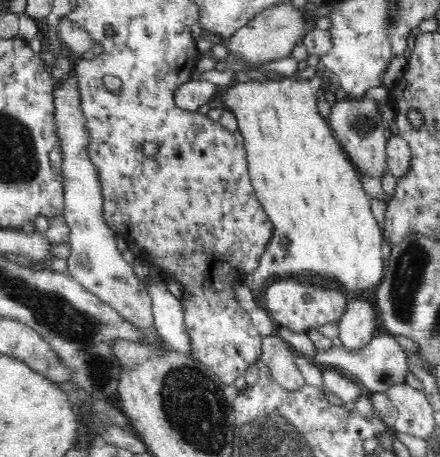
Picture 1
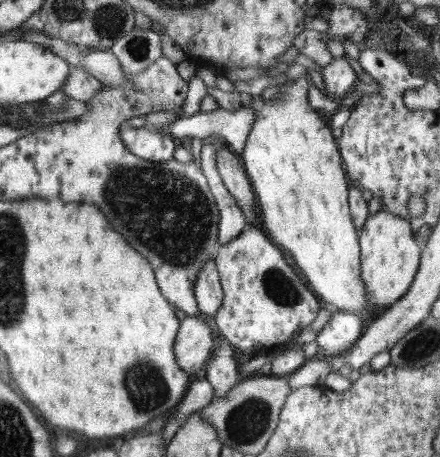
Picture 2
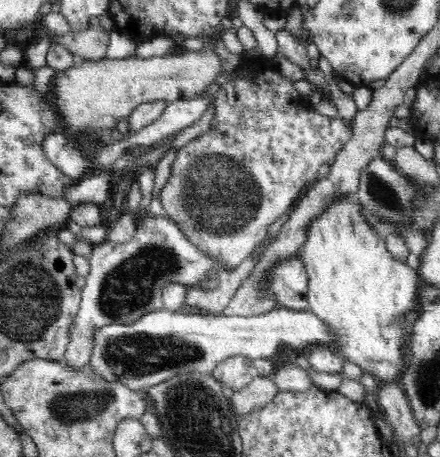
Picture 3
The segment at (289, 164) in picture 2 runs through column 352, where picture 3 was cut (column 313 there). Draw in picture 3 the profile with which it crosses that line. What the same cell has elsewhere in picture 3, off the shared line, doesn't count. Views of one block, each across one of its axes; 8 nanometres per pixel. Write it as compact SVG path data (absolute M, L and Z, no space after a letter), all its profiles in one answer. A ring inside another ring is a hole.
M340 194L330 206L326 206L308 226L306 242L300 250L300 258L308 272L308 304L310 312L330 326L336 336L336 352L362 368L364 374L372 374L380 384L398 382L402 370L402 358L406 356L406 344L412 336L412 324L402 324L402 316L416 308L420 296L420 274L408 264L396 260L386 240L376 234L370 224L364 206L348 202L348 194Z

